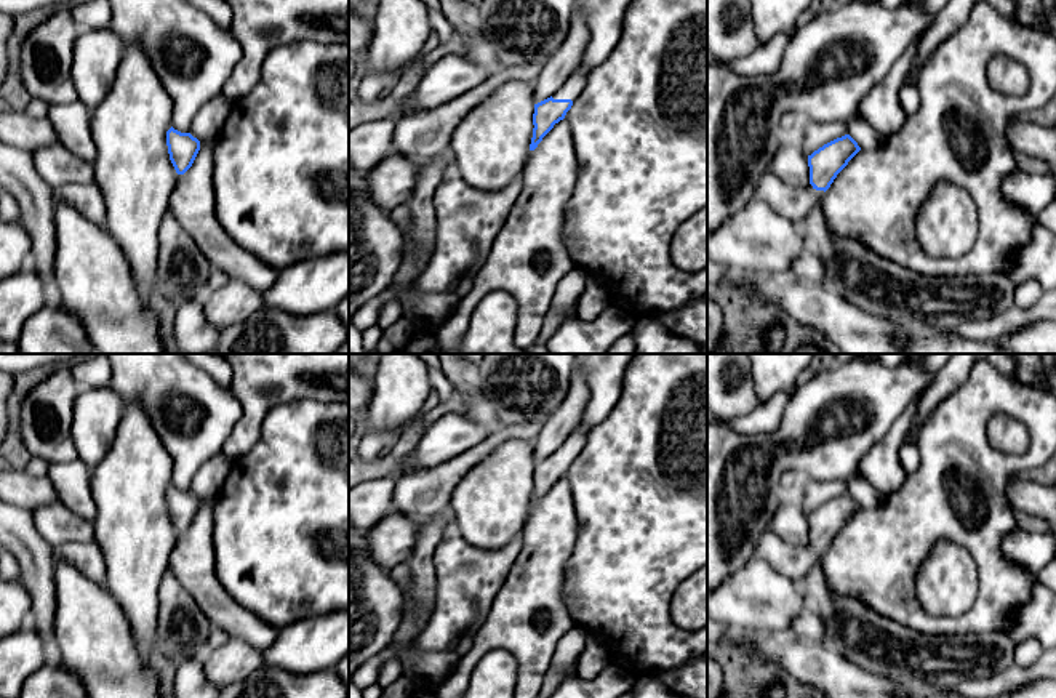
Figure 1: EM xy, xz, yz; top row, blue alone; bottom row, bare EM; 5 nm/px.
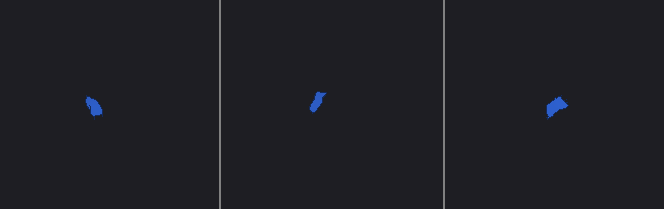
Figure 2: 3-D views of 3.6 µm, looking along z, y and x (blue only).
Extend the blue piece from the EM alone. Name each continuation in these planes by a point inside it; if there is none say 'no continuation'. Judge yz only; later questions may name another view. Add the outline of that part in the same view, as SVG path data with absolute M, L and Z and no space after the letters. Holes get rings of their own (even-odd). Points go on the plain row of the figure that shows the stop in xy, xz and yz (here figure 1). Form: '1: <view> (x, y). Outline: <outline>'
1: yz (794, 562). Outline: M766 530L762 533L754 548L754 559L768 562L778 573L800 584L814 562L824 554L824 549L816 549L811 543L808 546L794 546Z

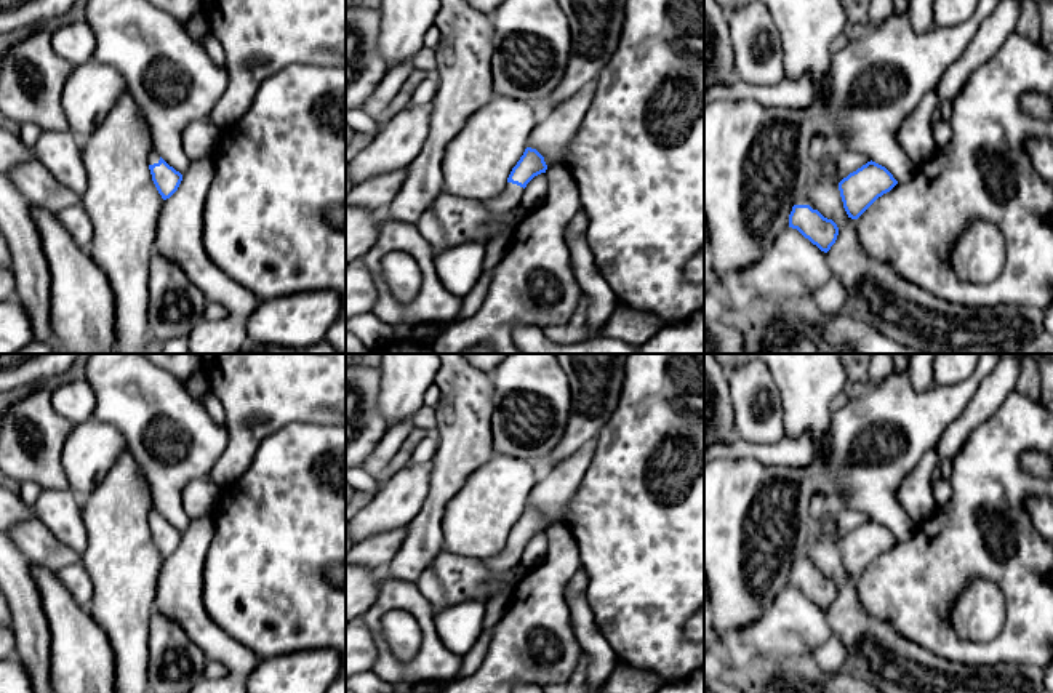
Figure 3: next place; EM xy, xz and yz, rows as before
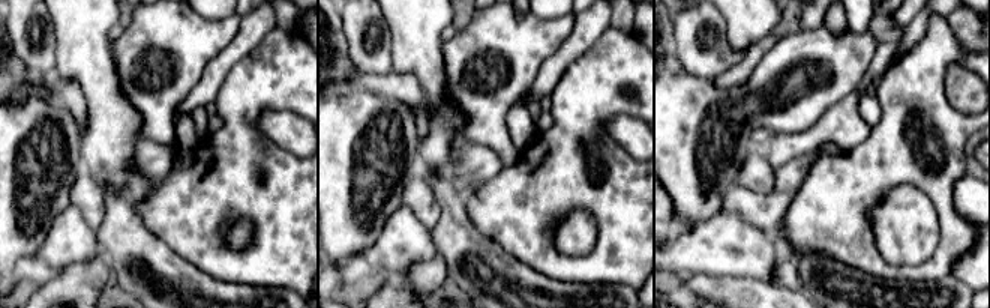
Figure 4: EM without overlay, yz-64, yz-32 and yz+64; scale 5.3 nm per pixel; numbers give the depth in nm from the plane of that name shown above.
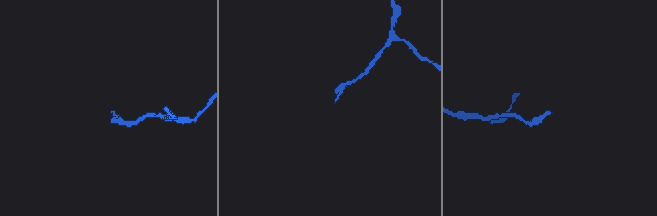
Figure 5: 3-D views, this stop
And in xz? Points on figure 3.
1: xz (509, 557). Outline: M507 541L499 554L483 559L482 563L493 576L499 576L501 573L507 573L512 568L520 567L523 549L523 546Z

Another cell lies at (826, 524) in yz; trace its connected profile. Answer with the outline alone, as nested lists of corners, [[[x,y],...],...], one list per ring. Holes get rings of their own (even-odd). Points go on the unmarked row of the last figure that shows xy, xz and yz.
[[[827,501],[826,512],[819,519],[813,520],[813,531],[818,535],[829,536],[835,543],[840,541],[837,538],[837,520],[835,520],[837,509],[839,506]]]

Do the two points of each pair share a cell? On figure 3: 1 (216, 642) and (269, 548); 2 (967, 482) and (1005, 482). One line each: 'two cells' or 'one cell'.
1: two cells
2: one cell

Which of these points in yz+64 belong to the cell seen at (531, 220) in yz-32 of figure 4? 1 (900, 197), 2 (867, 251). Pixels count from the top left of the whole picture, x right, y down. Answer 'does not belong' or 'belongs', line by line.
1: does not belong
2: belongs

